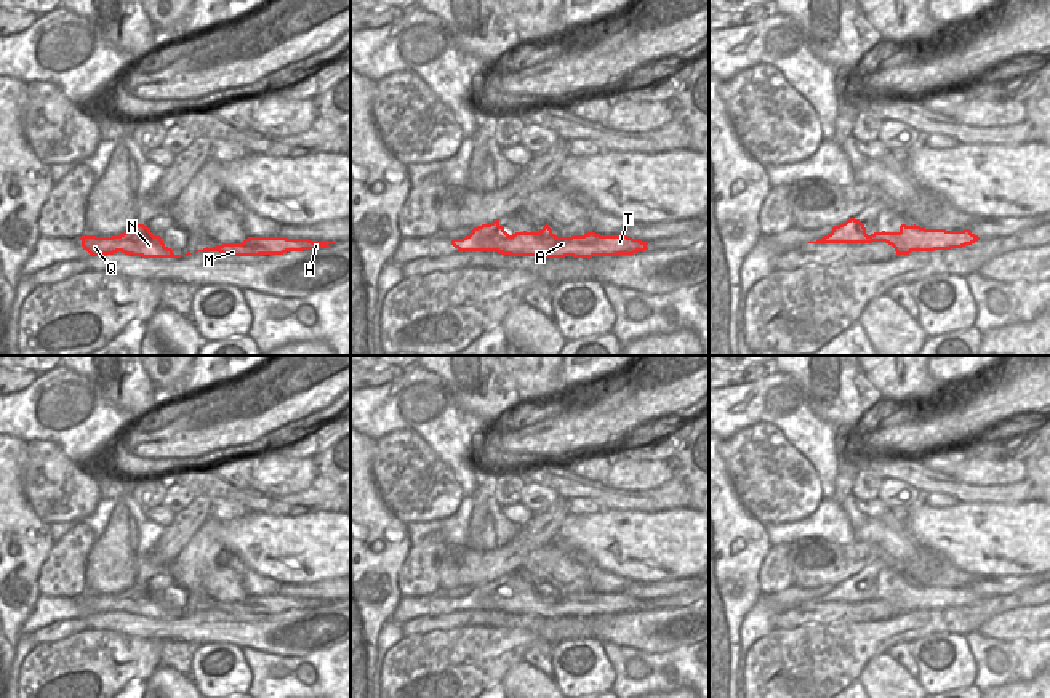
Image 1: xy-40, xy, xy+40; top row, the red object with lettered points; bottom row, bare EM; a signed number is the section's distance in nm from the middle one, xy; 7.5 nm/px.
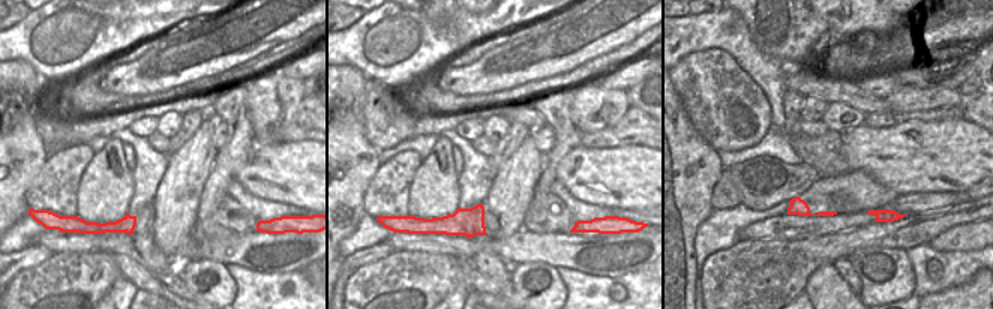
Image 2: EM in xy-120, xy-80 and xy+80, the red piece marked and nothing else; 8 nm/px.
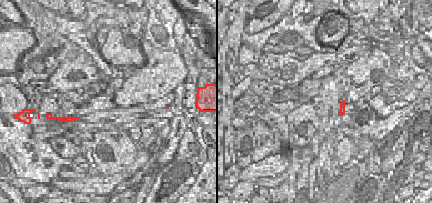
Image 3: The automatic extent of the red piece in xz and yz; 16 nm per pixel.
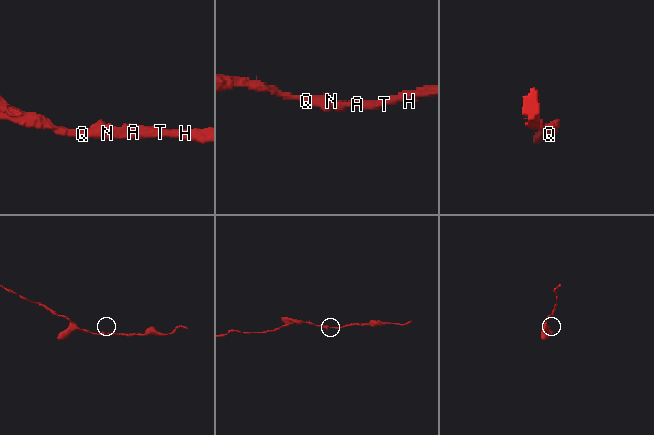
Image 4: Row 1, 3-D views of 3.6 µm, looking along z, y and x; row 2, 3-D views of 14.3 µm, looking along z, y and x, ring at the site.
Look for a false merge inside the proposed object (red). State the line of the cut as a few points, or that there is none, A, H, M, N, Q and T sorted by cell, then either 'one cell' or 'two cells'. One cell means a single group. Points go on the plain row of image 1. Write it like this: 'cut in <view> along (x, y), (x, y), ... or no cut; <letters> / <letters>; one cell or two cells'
no cut; A H M N Q T; one cell

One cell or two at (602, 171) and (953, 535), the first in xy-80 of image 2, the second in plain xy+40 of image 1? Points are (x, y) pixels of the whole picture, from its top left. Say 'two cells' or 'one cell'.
one cell

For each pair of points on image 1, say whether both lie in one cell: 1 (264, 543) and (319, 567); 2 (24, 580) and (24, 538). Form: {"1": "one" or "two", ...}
{"1": "one", "2": "one"}

